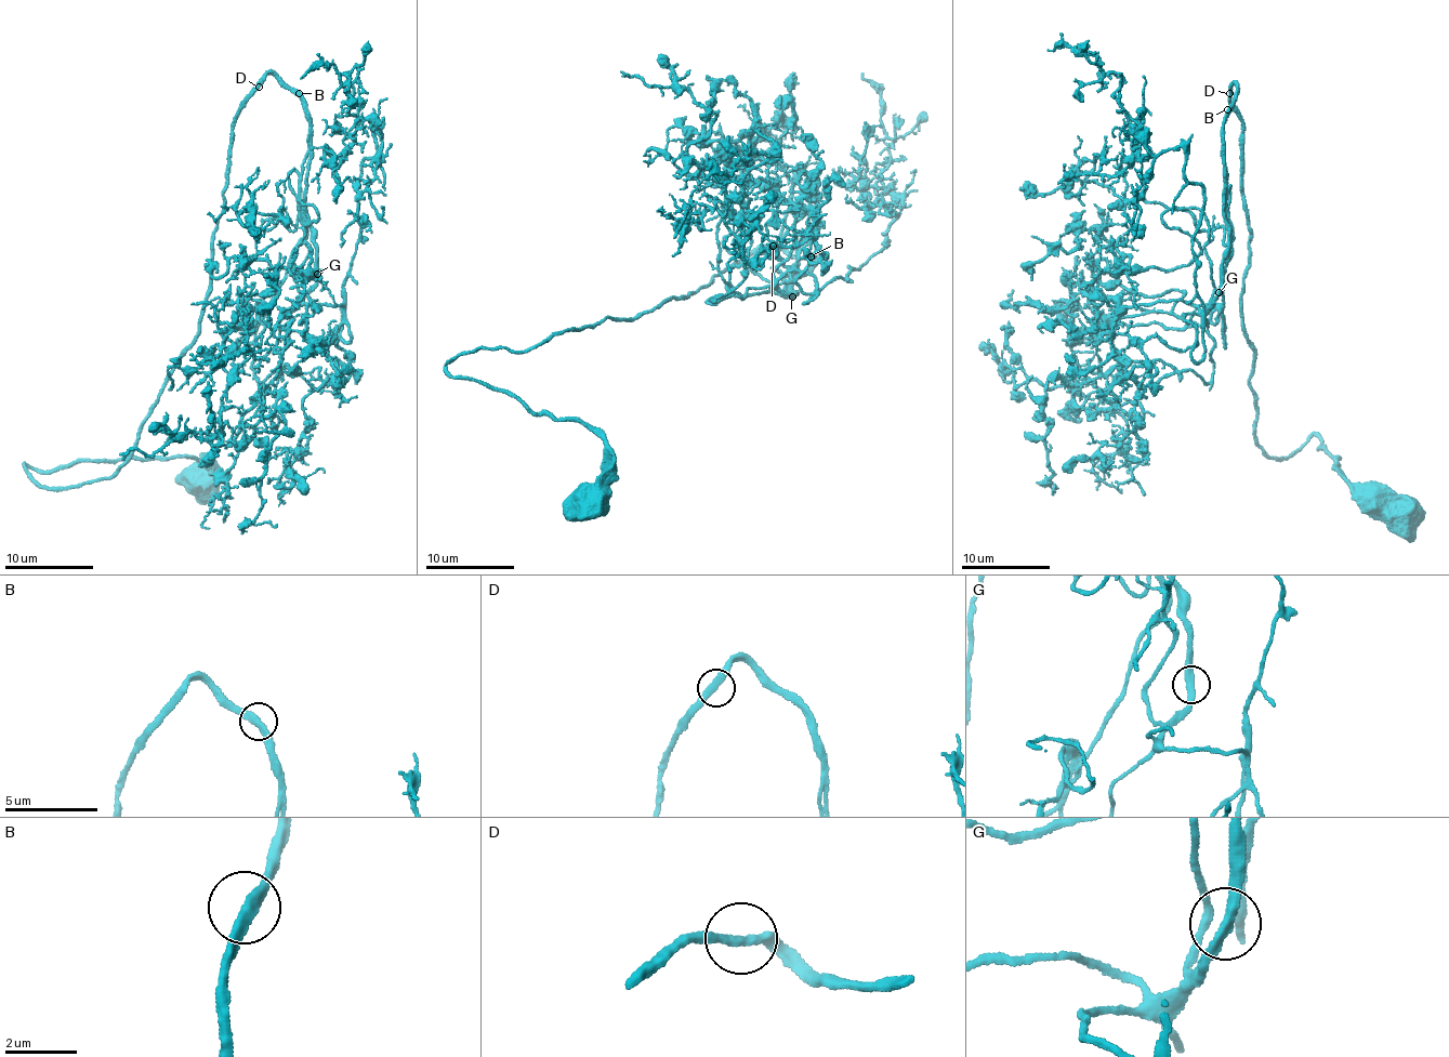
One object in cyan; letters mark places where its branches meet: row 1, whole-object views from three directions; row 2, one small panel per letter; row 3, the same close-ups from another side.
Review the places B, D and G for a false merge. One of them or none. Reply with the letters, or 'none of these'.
none of these

